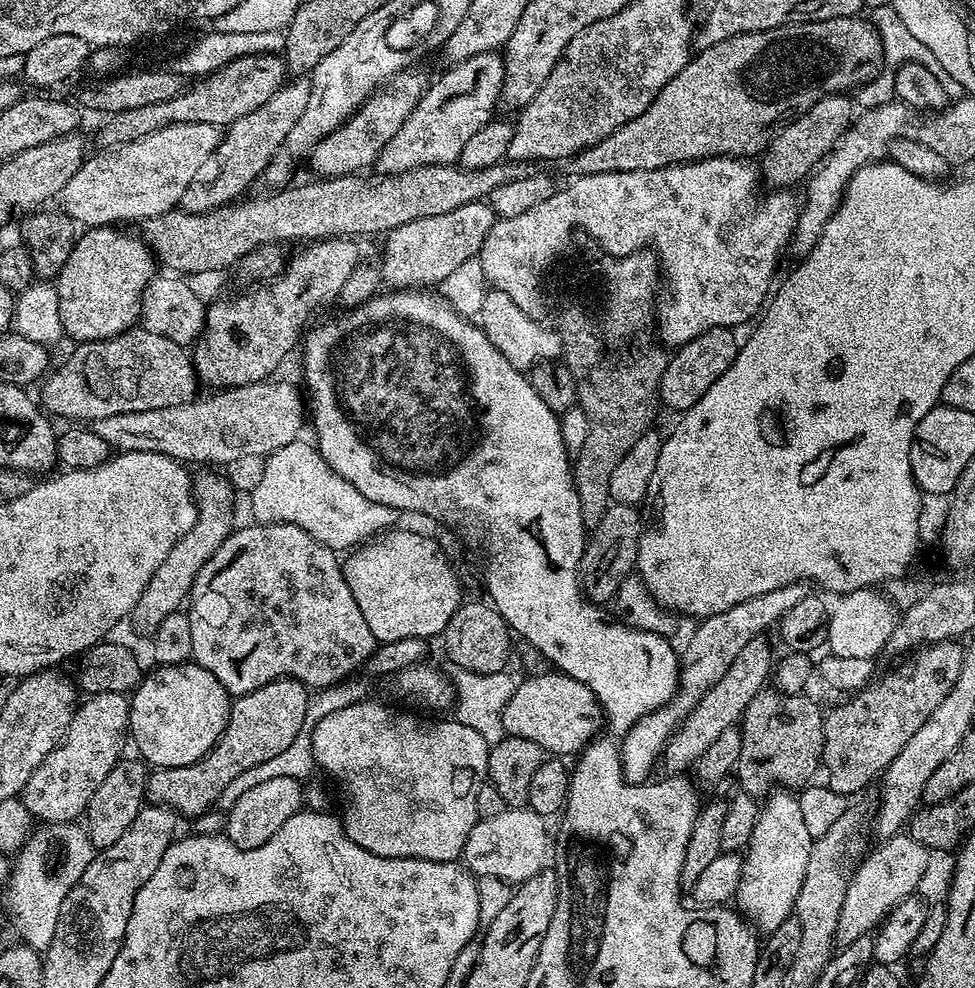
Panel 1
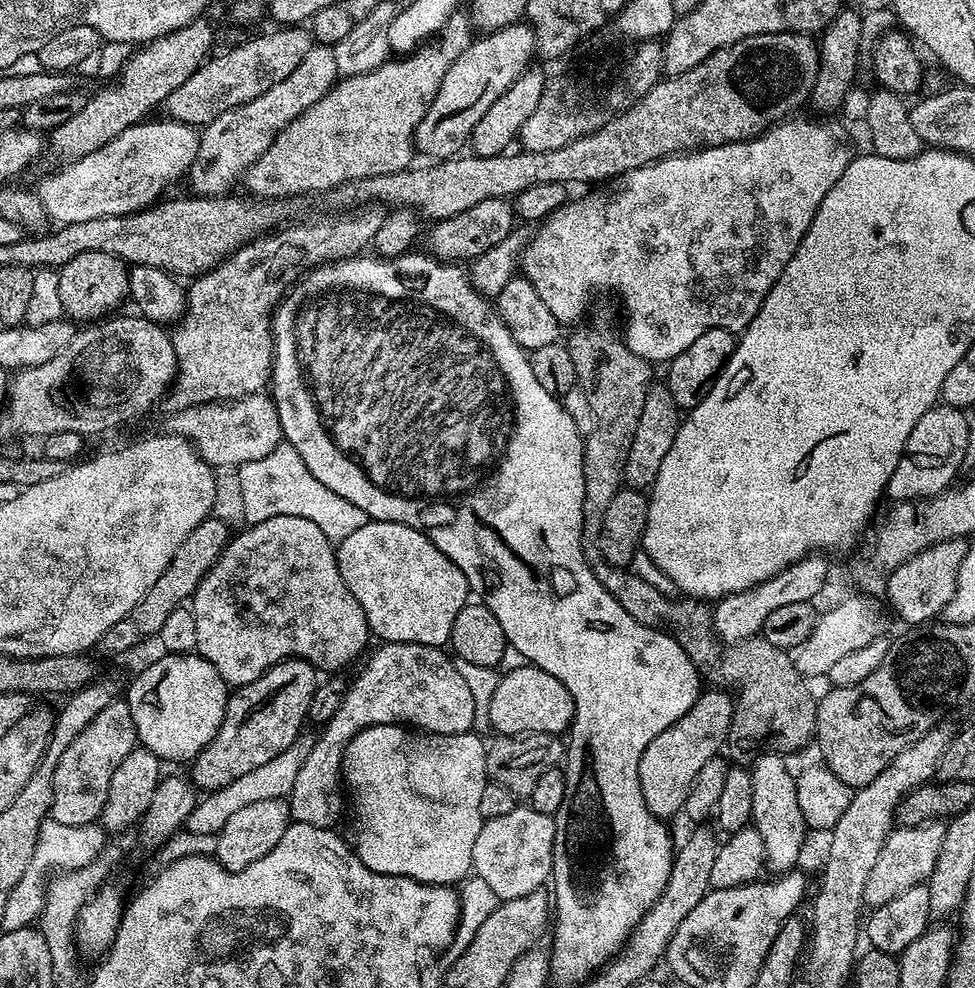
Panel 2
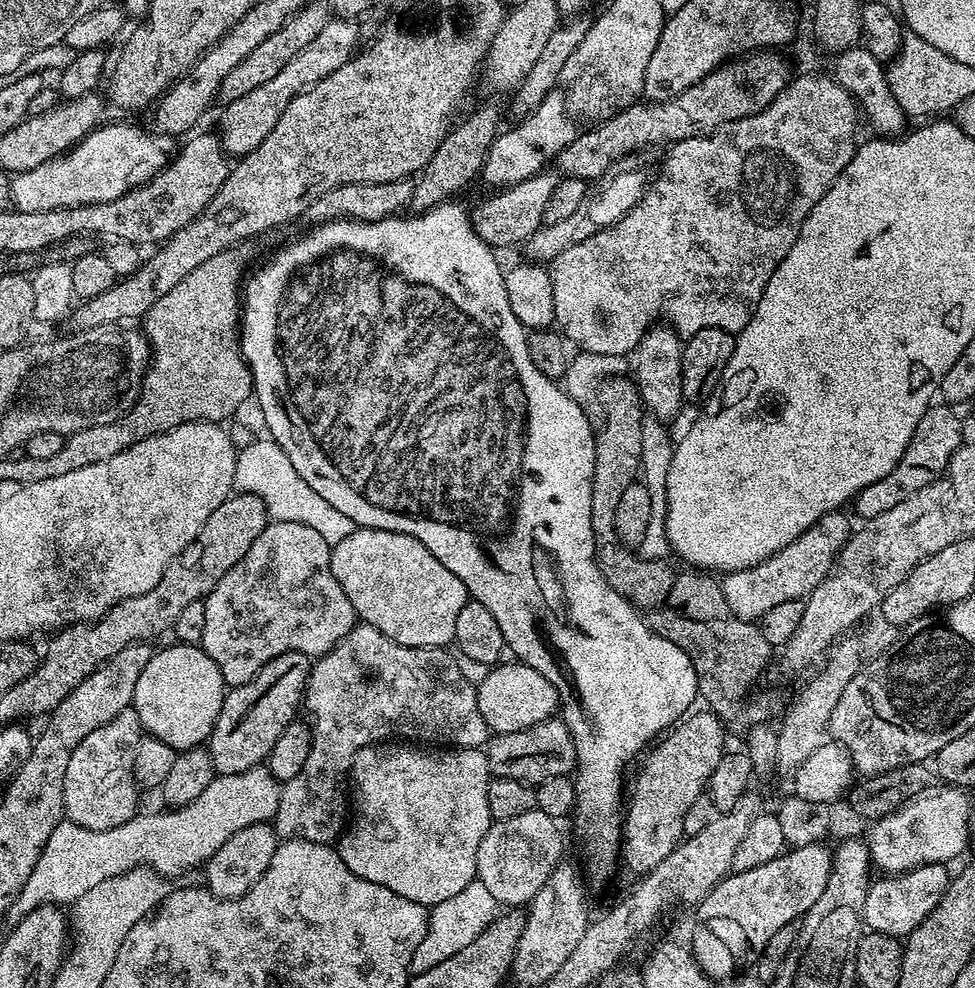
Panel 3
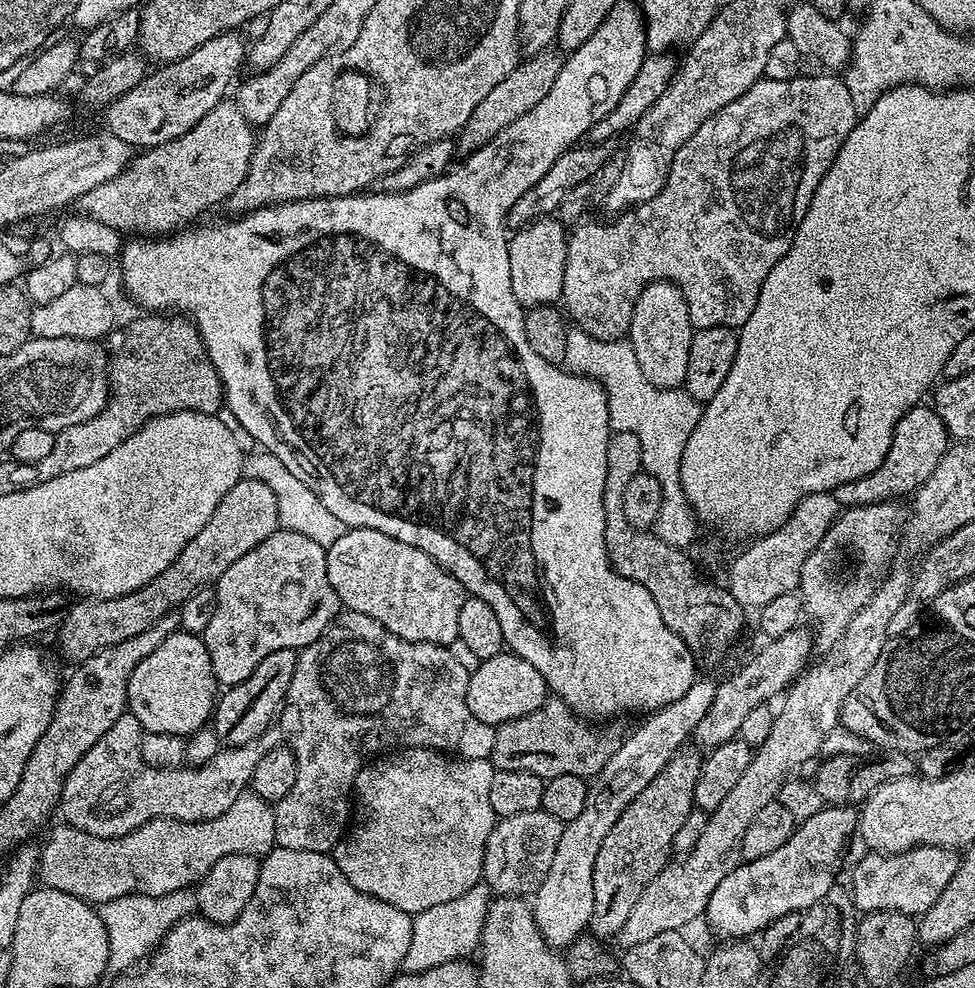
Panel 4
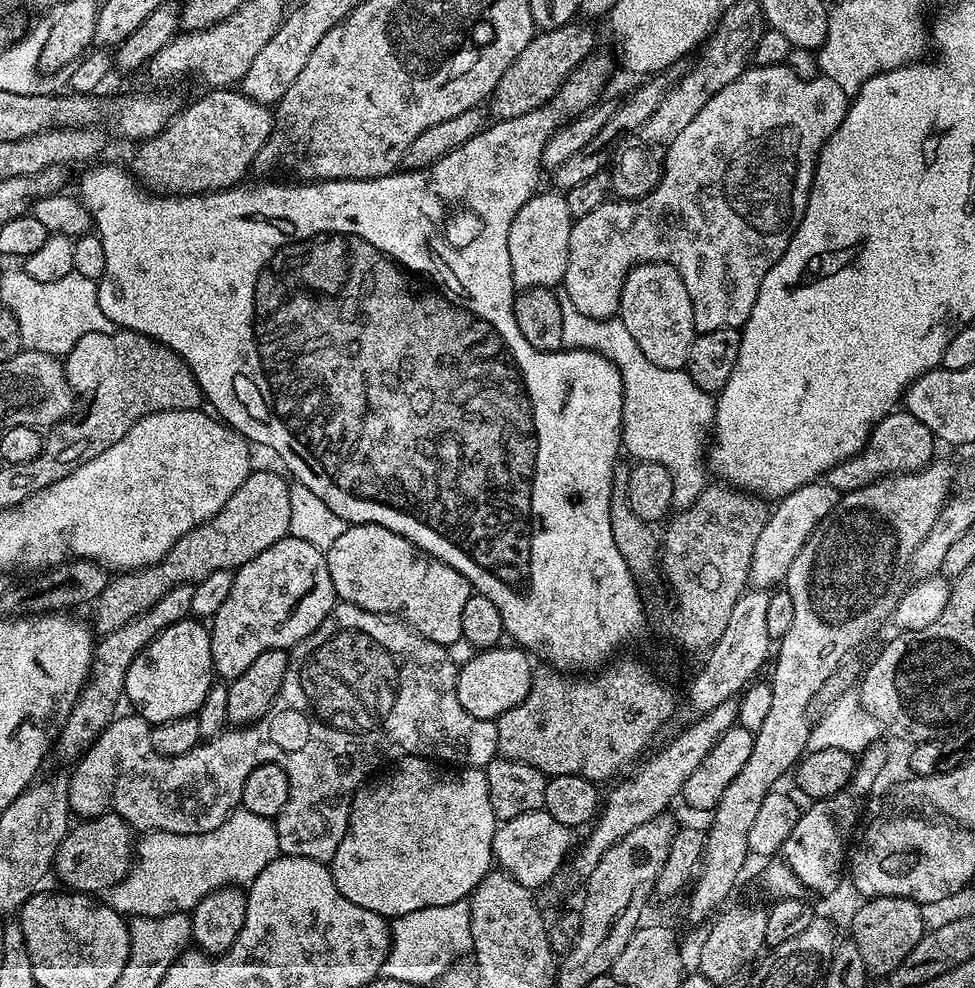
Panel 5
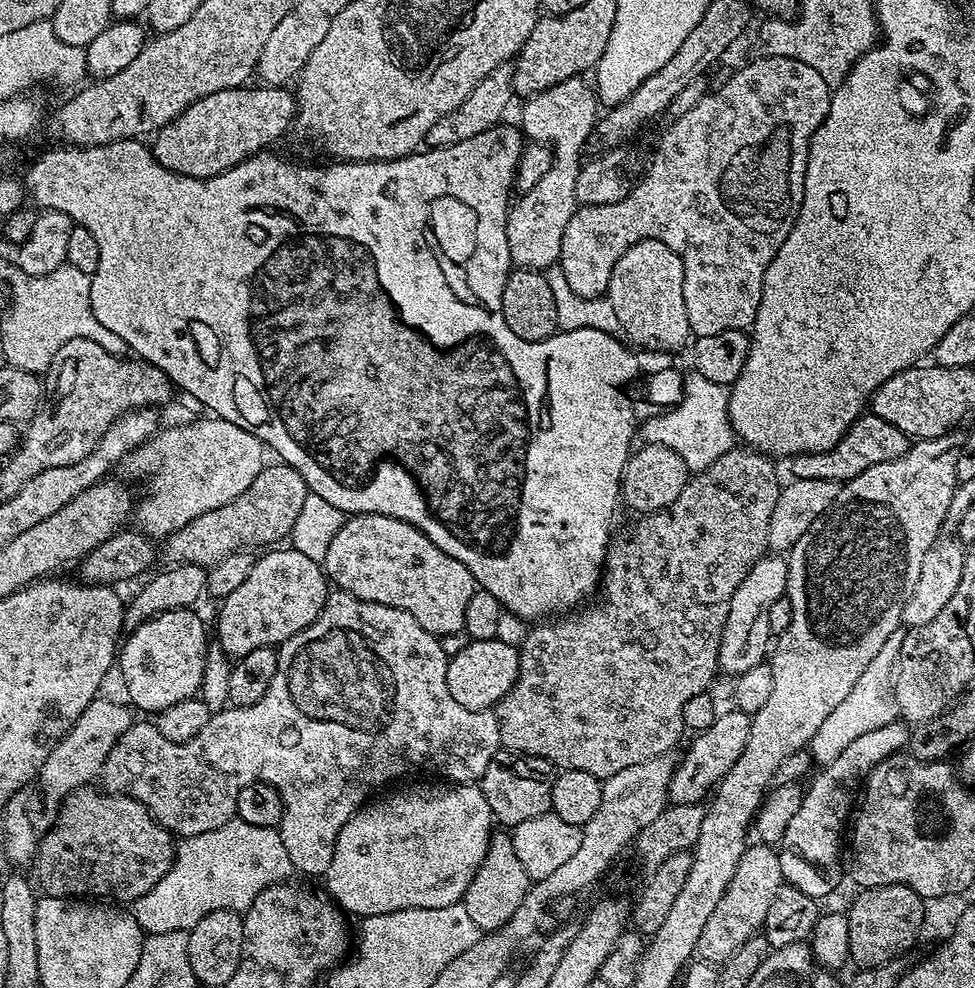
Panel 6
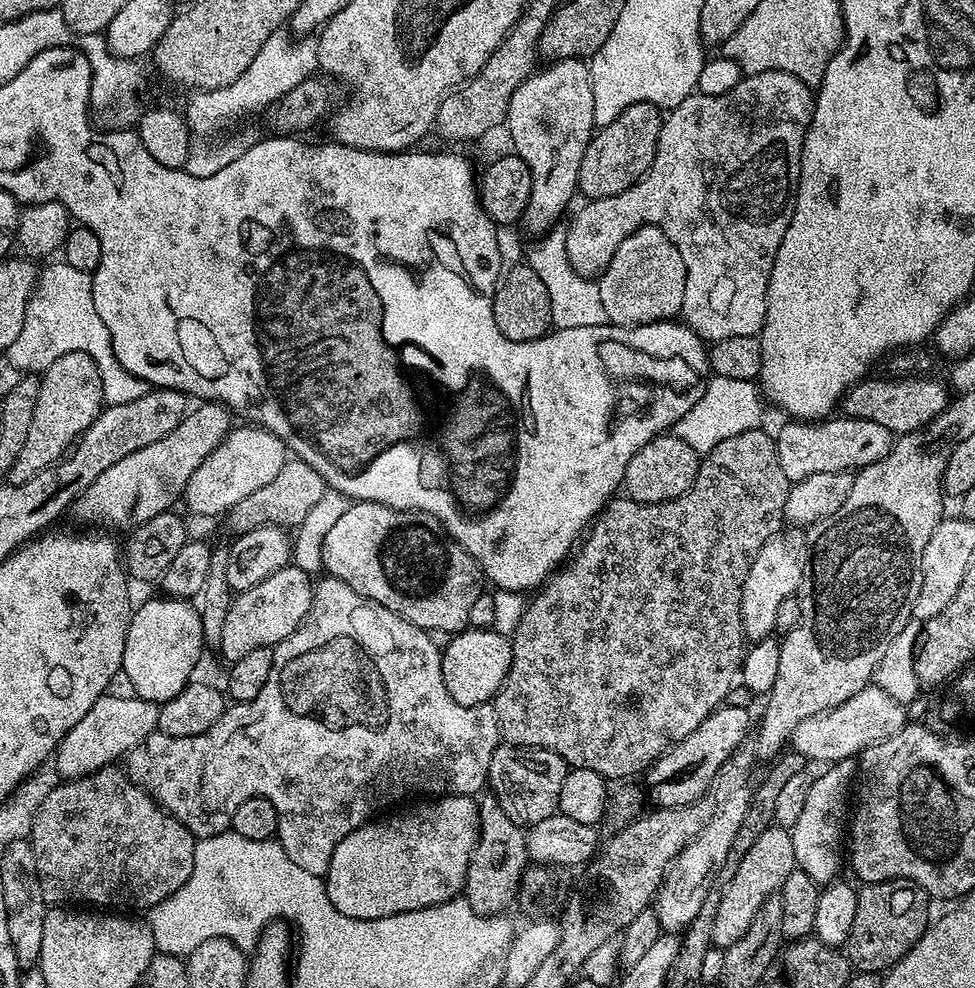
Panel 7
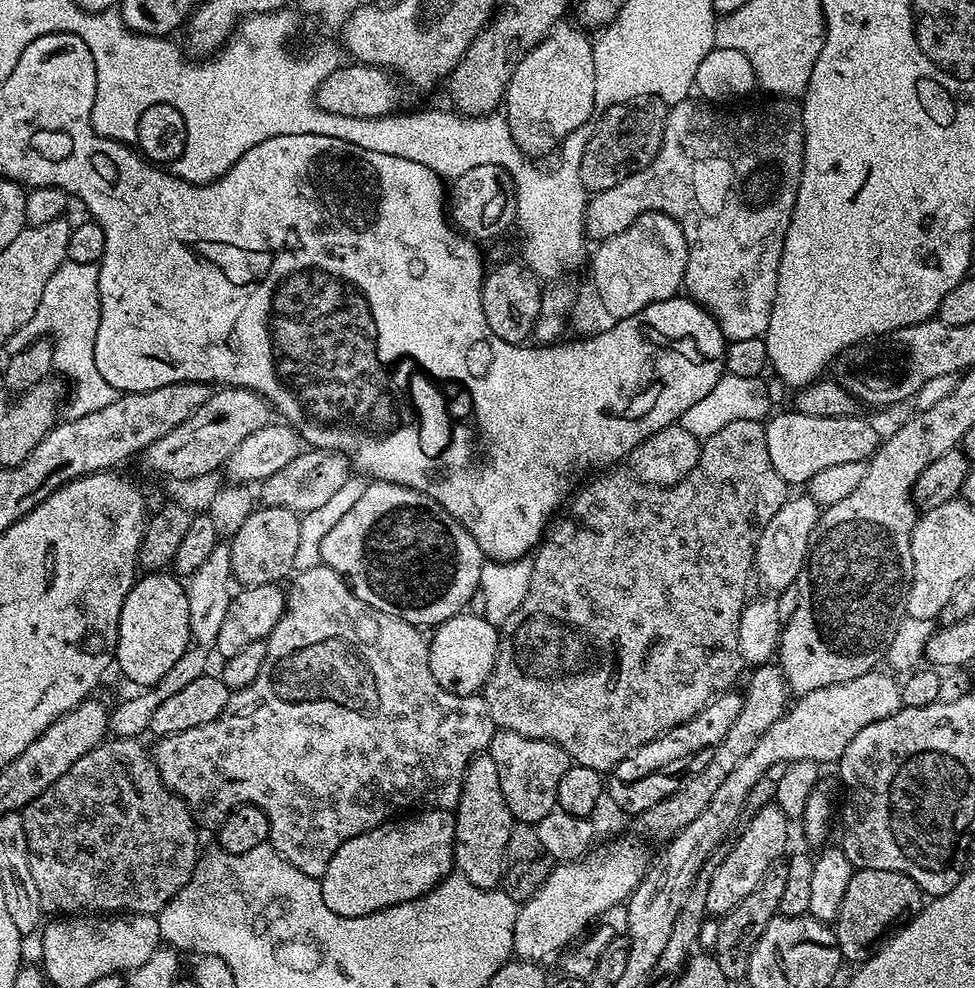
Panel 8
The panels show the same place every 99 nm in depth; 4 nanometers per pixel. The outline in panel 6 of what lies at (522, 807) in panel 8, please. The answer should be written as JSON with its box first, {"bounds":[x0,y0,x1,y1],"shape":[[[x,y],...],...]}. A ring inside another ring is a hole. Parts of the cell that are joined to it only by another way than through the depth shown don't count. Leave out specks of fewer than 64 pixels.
{"bounds":[478,750,558,826],"shape":[[[501,750],[494,754],[486,774],[478,782],[493,817],[504,826],[530,822],[530,818],[546,816],[552,812],[552,791],[558,772],[550,761],[537,756],[524,756],[520,752]]]}

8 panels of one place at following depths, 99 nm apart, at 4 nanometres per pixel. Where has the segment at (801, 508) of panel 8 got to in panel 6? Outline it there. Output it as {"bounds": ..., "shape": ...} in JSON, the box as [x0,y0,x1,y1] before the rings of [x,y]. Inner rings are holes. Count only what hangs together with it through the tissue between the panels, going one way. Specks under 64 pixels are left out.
{"bounds":[720,554,788,678],"shape":[[[776,554],[765,555],[764,559],[757,562],[742,578],[742,586],[734,590],[734,598],[730,598],[730,614],[726,618],[726,626],[722,632],[722,642],[720,643],[720,672],[729,672],[732,678],[742,675],[746,670],[754,666],[765,663],[766,657],[770,652],[770,641],[774,634],[770,630],[770,606],[778,602],[788,591],[788,561]]]}

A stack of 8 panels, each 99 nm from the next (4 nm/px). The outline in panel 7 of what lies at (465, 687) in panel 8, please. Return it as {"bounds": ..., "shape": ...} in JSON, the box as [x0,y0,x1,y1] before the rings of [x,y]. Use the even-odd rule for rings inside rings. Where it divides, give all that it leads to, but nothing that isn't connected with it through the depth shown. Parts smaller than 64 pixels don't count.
{"bounds":[442,627,511,706],"shape":[[[465,627],[455,633],[450,644],[442,649],[442,678],[446,682],[446,690],[450,690],[450,698],[454,698],[454,702],[462,702],[462,706],[478,706],[495,700],[496,692],[504,685],[504,679],[511,665],[511,639],[491,627]]]}

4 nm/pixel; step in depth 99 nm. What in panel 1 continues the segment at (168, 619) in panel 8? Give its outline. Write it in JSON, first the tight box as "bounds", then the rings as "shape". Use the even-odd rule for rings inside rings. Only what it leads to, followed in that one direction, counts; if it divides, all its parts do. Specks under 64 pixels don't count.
{"bounds":[128,662,232,769],"shape":[[[195,662],[161,664],[153,669],[152,673],[149,671],[143,677],[130,696],[128,730],[131,743],[136,743],[136,748],[140,751],[137,752],[139,759],[147,762],[153,769],[190,766],[201,760],[216,745],[222,730],[226,730],[232,709],[230,693],[222,686],[222,682],[218,682],[218,678],[214,678],[214,674],[210,674],[210,670]]]}

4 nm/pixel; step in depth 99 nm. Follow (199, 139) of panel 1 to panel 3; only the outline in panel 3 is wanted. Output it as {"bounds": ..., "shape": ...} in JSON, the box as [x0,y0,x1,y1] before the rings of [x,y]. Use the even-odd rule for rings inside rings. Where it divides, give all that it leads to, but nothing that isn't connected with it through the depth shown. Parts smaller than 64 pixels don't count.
{"bounds":[11,123,174,212],"shape":[[[101,123],[64,155],[42,162],[32,170],[15,173],[11,177],[12,207],[18,212],[33,212],[122,198],[122,194],[157,176],[174,155],[173,137],[145,128]]]}

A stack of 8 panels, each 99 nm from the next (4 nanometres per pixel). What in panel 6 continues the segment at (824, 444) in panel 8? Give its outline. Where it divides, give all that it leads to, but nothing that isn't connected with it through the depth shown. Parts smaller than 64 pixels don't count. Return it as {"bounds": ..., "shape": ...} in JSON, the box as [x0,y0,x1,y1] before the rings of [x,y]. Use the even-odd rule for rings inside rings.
{"bounds":[791,414,910,482],"shape":[[[871,414],[856,419],[848,428],[848,433],[837,444],[825,452],[803,452],[801,456],[791,457],[792,476],[798,480],[806,478],[822,478],[847,482],[858,478],[862,470],[870,466],[878,466],[878,462],[890,462],[894,458],[902,458],[910,446],[910,438],[898,426],[890,426],[890,422]]]}

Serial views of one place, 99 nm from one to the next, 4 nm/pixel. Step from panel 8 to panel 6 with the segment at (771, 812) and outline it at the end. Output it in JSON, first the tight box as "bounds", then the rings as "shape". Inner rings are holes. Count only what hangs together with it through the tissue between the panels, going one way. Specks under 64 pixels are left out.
{"bounds":[696,842,785,966],"shape":[[[756,842],[745,848],[726,894],[722,894],[718,906],[714,906],[714,914],[710,914],[706,926],[702,926],[696,947],[699,959],[717,966],[723,965],[751,936],[757,935],[763,929],[770,905],[774,903],[774,894],[778,894],[785,882],[780,853],[775,847]]]}

